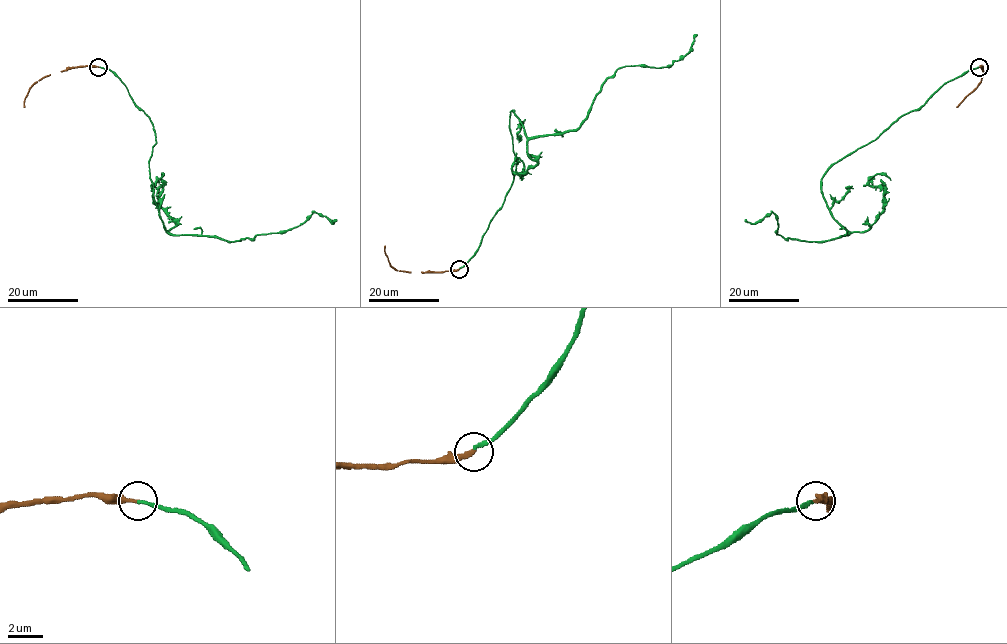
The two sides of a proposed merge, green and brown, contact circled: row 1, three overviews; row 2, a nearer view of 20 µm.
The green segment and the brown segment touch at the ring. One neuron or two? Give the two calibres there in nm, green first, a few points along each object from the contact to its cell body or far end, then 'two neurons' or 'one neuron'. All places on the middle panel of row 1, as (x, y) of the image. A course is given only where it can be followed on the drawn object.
200 nm thick on the green side, 240 nm on the other; green runs (459, 268), (512, 184), (511, 111), (527, 137), (574, 131), (618, 70), (669, 67), (697, 34); brown runs (459, 269), (395, 270), (385, 254), (385, 245); two neurons

